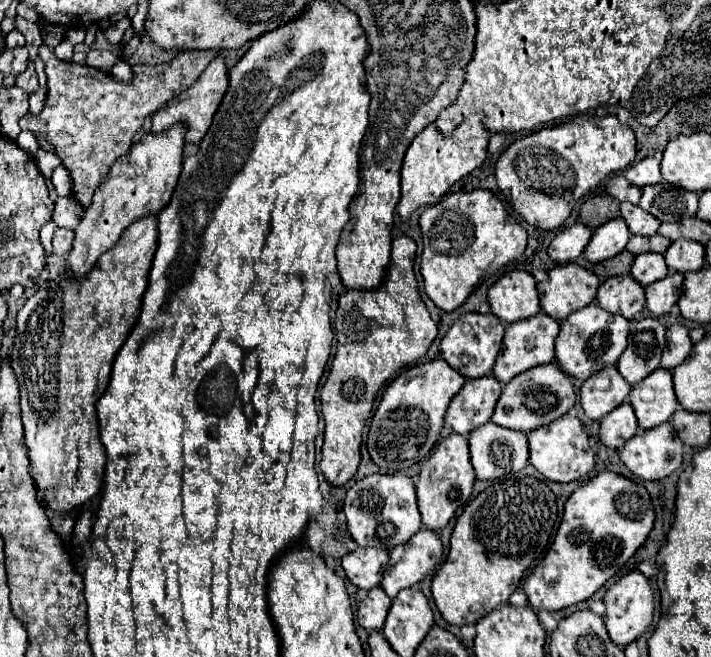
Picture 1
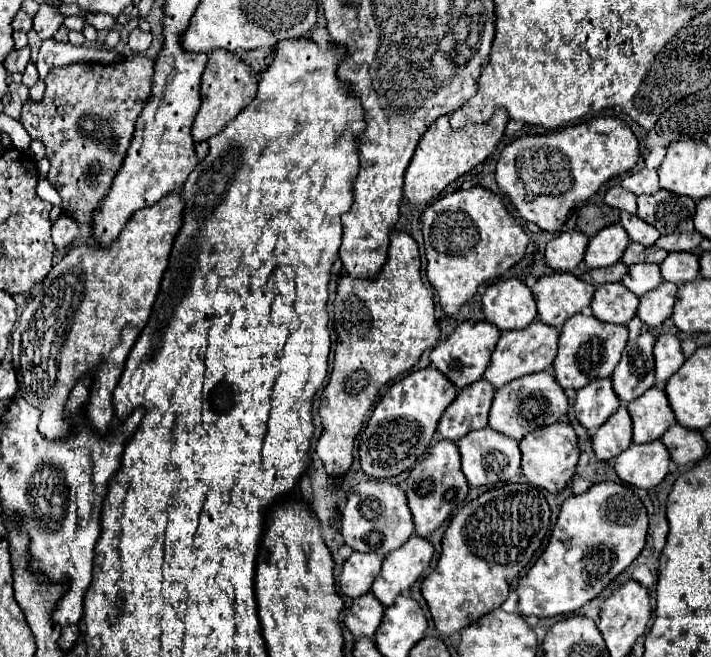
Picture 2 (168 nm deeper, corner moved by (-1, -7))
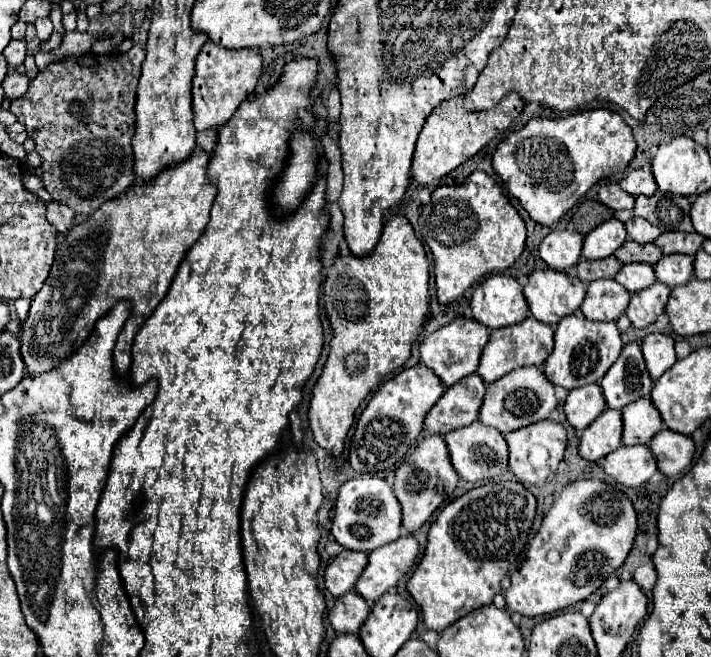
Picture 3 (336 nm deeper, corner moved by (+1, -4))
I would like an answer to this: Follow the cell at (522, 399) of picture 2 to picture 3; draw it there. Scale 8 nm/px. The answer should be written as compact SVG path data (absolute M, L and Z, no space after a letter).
M537 366L517 368L511 374L505 374L503 378L499 378L497 382L487 386L485 402L479 412L479 422L485 426L497 428L501 434L509 434L523 426L549 418L549 414L555 410L555 406L557 406L555 386L545 378L543 370Z

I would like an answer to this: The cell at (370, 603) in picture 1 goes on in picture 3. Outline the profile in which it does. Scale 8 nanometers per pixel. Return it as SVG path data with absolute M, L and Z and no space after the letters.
M357 592L341 596L329 610L329 622L335 632L359 632L369 618L371 606Z

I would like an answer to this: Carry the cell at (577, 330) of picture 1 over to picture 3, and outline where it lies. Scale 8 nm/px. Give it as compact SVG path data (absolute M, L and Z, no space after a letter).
M569 314L555 330L555 348L545 360L543 372L555 386L573 390L591 382L599 382L611 364L619 358L621 348L621 332L615 322L589 322L579 314Z

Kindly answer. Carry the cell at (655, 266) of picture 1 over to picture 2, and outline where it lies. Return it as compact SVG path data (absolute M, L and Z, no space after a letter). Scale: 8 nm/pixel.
M639 263L639 265L629 267L629 273L623 277L621 283L629 291L633 291L637 297L641 297L643 293L659 287L663 283L663 279L661 279L659 265L655 265L655 263Z

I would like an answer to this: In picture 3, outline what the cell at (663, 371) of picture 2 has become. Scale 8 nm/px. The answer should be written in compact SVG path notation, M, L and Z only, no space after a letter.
M649 334L647 338L643 338L641 350L653 380L657 380L663 372L667 372L673 366L673 362L677 362L673 344L675 340L669 334Z

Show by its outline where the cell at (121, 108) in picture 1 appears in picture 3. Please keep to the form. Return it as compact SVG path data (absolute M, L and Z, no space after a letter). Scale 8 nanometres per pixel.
M135 44L129 52L83 54L51 62L31 82L25 96L11 102L11 112L27 128L27 136L35 142L37 154L43 158L43 186L55 202L63 202L77 214L91 216L101 204L125 194L133 184L133 152L131 138L135 132L135 92L141 76L145 48Z

